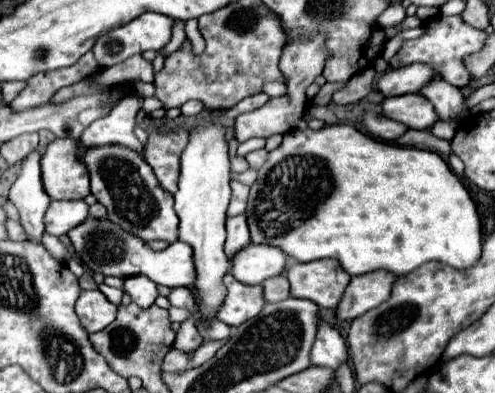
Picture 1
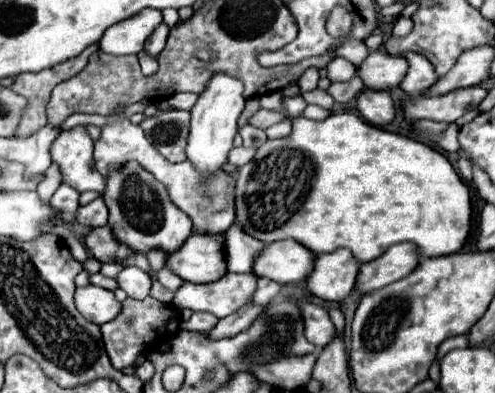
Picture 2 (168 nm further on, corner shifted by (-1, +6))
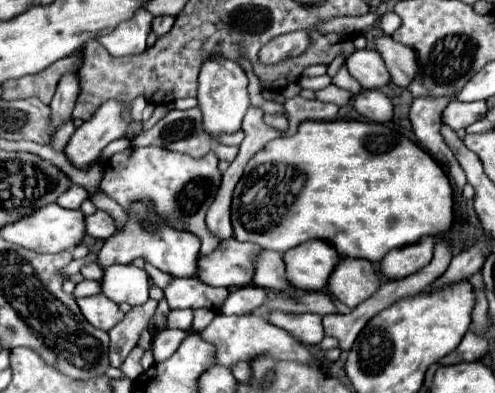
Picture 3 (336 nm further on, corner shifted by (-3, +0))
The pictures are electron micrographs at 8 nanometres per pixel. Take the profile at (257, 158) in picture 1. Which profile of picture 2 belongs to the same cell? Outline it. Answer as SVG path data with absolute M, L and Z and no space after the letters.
M245 147L231 149L231 153L229 153L229 163L243 167L243 165L247 165L247 163L255 157L255 153L257 153L257 149L245 149Z

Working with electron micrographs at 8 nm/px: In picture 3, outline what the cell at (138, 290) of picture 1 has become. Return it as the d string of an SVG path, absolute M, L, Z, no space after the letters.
M133 263L111 265L103 269L101 293L115 303L141 305L149 299L149 277Z

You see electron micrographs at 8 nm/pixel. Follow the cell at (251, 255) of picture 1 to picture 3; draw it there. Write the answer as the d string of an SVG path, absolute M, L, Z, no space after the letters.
M321 239L307 241L283 255L287 265L287 281L303 291L321 291L341 261L341 253Z

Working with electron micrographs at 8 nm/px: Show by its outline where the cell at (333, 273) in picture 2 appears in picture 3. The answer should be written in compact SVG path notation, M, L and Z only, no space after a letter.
M349 257L335 267L327 287L333 295L337 295L339 301L353 309L361 301L369 299L379 289L379 285L381 279L371 261Z

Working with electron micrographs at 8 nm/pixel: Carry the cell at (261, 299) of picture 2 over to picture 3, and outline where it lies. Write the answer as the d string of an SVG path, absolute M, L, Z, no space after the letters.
M247 285L243 289L239 287L229 293L229 297L219 307L217 313L221 313L221 315L247 315L247 313L253 313L257 307L261 307L265 303L265 299L267 299L267 291L263 287L255 287L255 285Z

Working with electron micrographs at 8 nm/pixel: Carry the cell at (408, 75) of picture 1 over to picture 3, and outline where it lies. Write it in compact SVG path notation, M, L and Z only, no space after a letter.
M361 49L355 51L351 57L347 57L345 63L351 77L355 77L363 89L381 89L391 83L389 71L381 59L381 55L373 49Z

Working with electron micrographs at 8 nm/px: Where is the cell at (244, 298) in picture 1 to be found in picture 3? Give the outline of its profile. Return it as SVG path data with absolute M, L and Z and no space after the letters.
M173 277L173 281L163 289L171 309L219 309L219 303L227 299L229 291L225 287L211 287L199 277Z

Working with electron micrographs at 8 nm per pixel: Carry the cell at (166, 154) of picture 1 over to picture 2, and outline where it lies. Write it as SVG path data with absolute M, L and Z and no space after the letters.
M159 111L161 115L145 117L141 129L151 145L171 163L185 161L185 141L189 133L189 111Z

